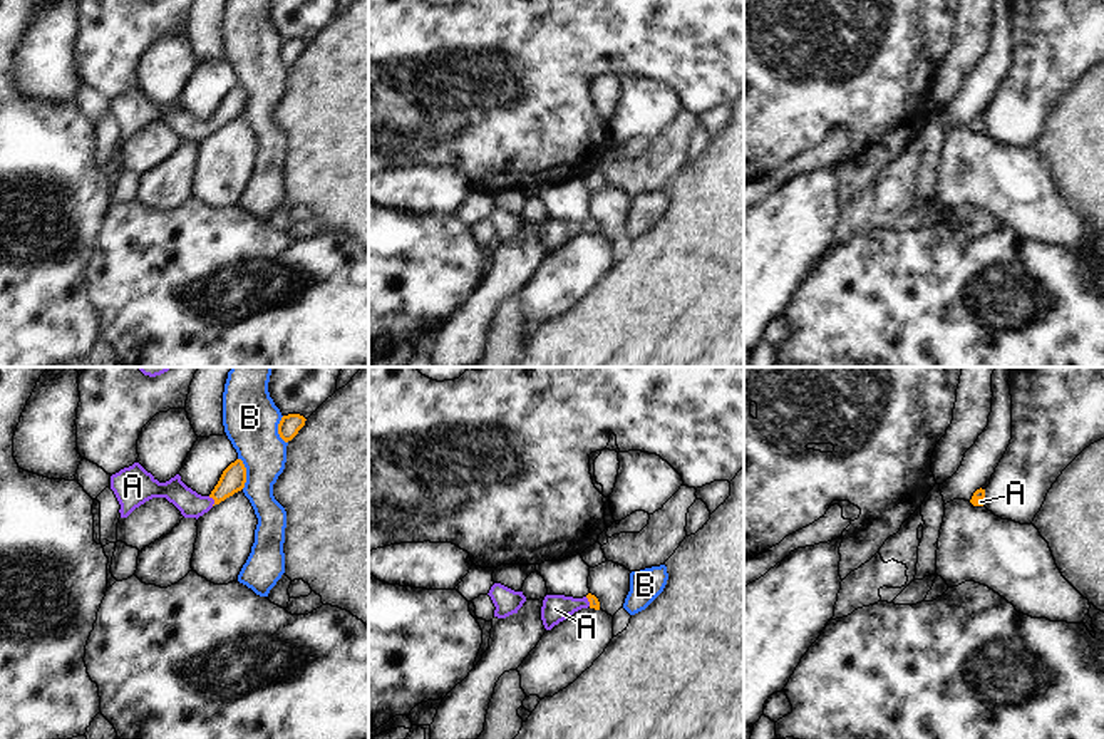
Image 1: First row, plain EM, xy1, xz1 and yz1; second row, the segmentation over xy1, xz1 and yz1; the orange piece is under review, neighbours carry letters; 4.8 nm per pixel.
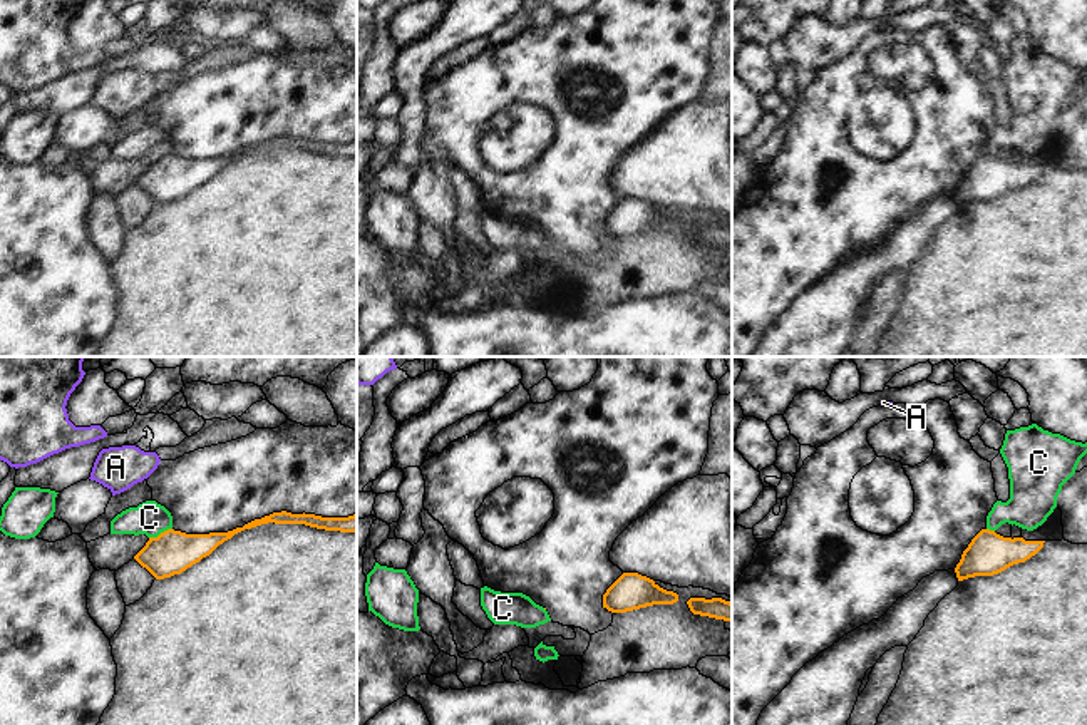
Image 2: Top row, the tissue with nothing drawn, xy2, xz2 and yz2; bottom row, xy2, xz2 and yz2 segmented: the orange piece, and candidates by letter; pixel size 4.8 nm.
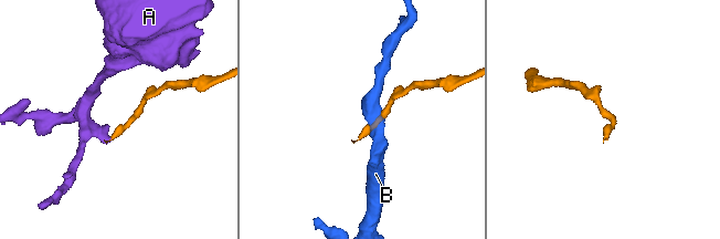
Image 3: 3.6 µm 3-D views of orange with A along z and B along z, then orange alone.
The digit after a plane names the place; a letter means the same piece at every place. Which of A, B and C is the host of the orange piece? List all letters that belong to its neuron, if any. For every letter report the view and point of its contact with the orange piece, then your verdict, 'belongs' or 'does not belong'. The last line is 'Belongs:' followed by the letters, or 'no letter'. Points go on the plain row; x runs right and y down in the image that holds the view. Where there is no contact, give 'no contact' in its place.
A: xy1 (213, 123) | belongs
B: xy1 (245, 98) | does not belong
C: xy2 (161, 158) | does not belong
Belongs: A

